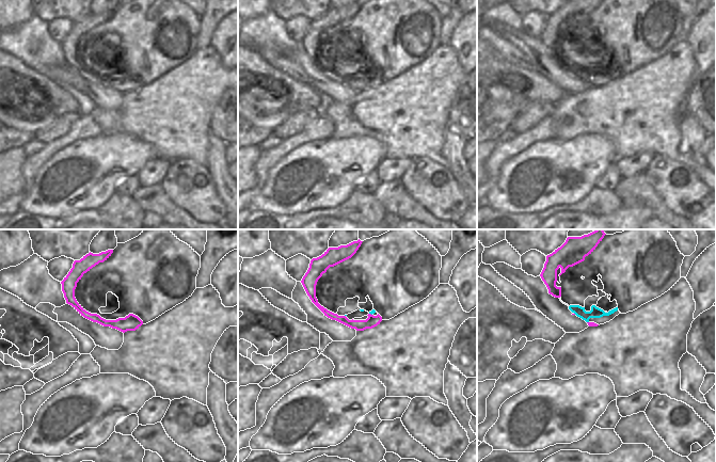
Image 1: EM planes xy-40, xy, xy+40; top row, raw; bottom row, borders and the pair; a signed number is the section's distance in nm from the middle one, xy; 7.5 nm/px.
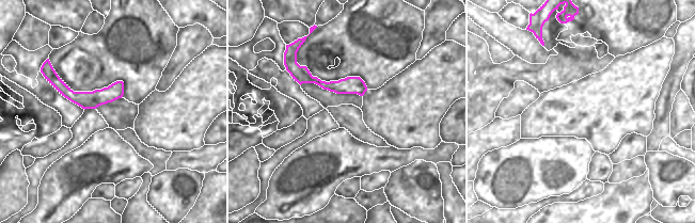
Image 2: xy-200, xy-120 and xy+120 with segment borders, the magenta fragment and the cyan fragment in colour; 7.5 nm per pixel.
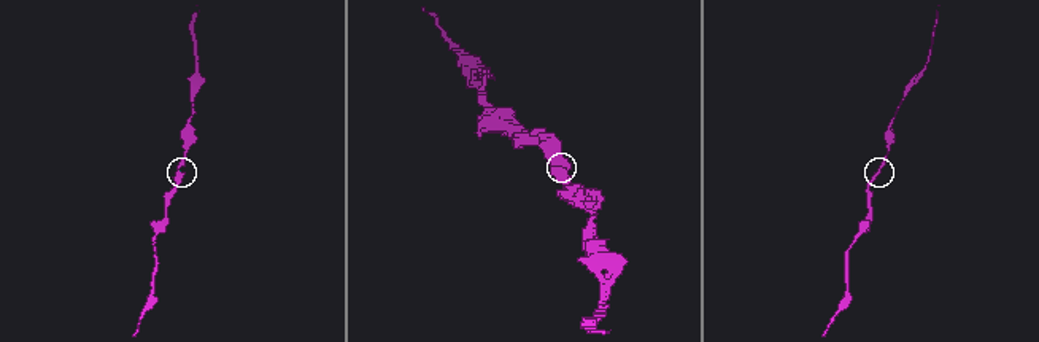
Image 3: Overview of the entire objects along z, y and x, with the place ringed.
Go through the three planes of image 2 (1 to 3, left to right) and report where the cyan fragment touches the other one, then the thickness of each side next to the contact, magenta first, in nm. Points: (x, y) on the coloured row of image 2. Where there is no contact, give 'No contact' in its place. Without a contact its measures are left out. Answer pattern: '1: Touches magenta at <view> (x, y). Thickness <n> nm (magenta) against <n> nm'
1: No contact
2: No contact
3: No contact

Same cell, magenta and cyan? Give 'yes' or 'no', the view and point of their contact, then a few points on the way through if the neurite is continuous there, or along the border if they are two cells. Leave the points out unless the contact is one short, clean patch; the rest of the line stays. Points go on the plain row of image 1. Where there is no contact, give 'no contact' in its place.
yes | xy (370, 75)

